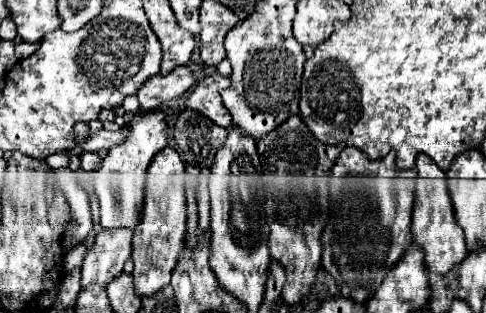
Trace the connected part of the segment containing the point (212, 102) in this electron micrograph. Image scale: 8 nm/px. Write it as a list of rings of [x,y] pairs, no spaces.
[[[212,74],[206,76],[190,94],[186,108],[194,110],[206,118],[210,118],[214,124],[230,128],[232,126],[232,118],[226,110],[226,106],[222,104],[220,98],[220,90],[230,86],[230,78],[228,76],[220,76],[220,74]]]

